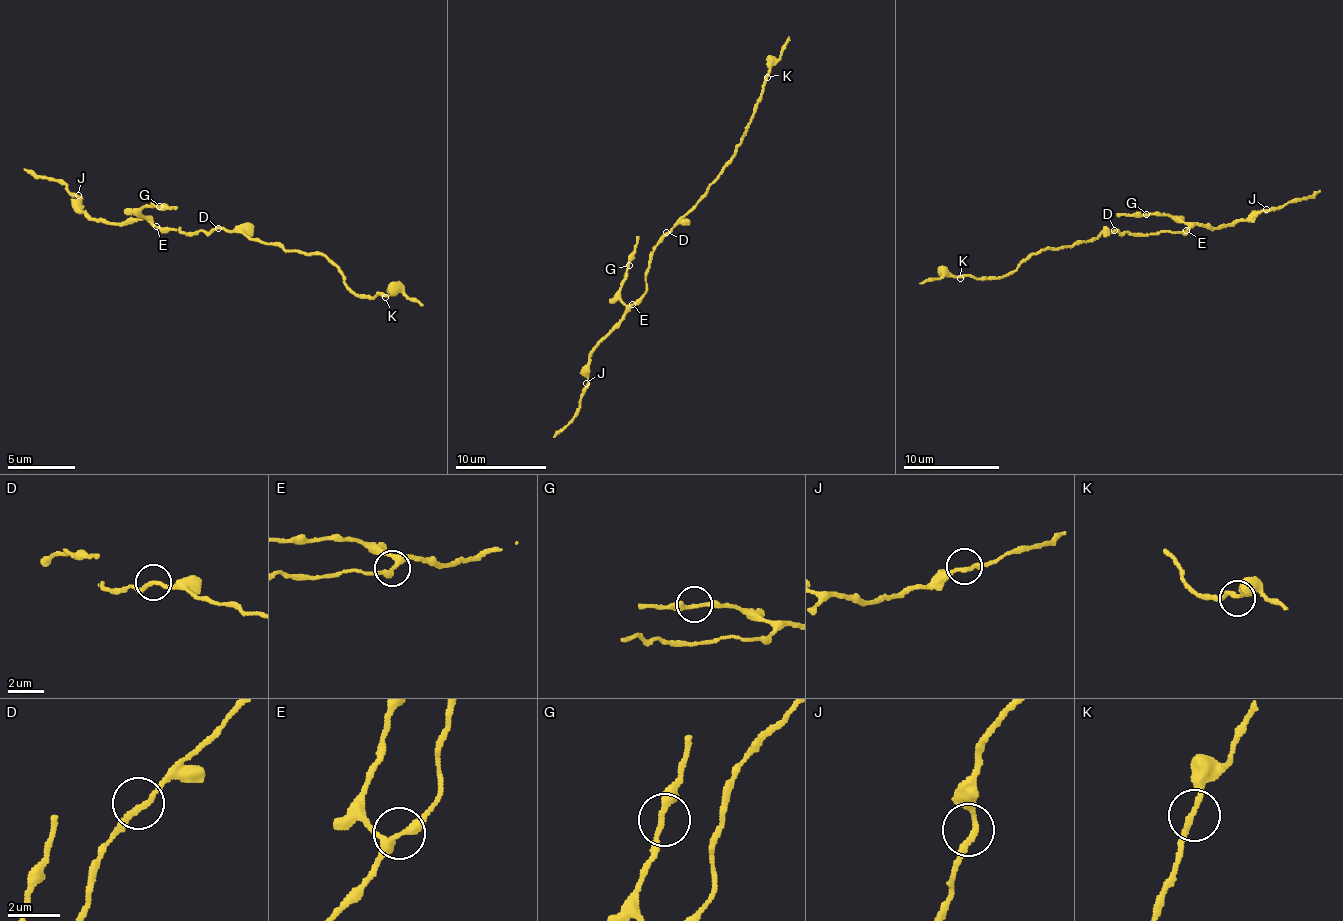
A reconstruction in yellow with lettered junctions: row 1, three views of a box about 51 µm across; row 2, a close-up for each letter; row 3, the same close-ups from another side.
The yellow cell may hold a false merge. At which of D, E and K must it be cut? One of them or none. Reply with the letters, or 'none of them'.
none of them

